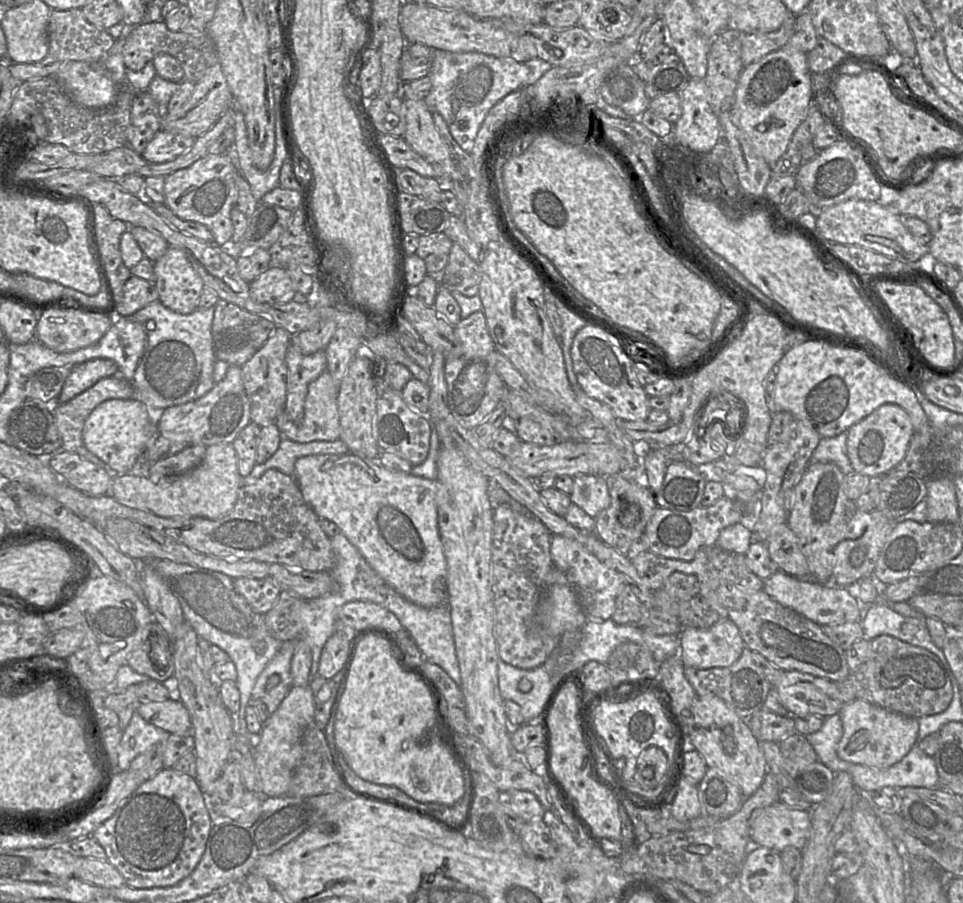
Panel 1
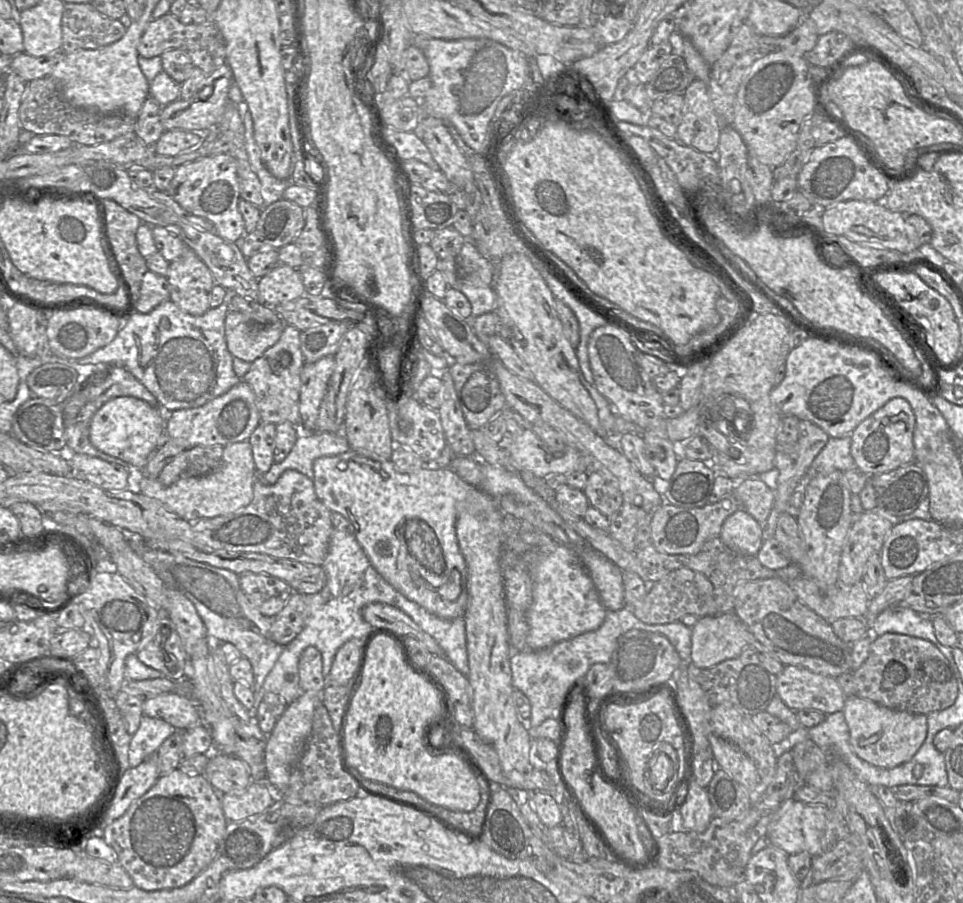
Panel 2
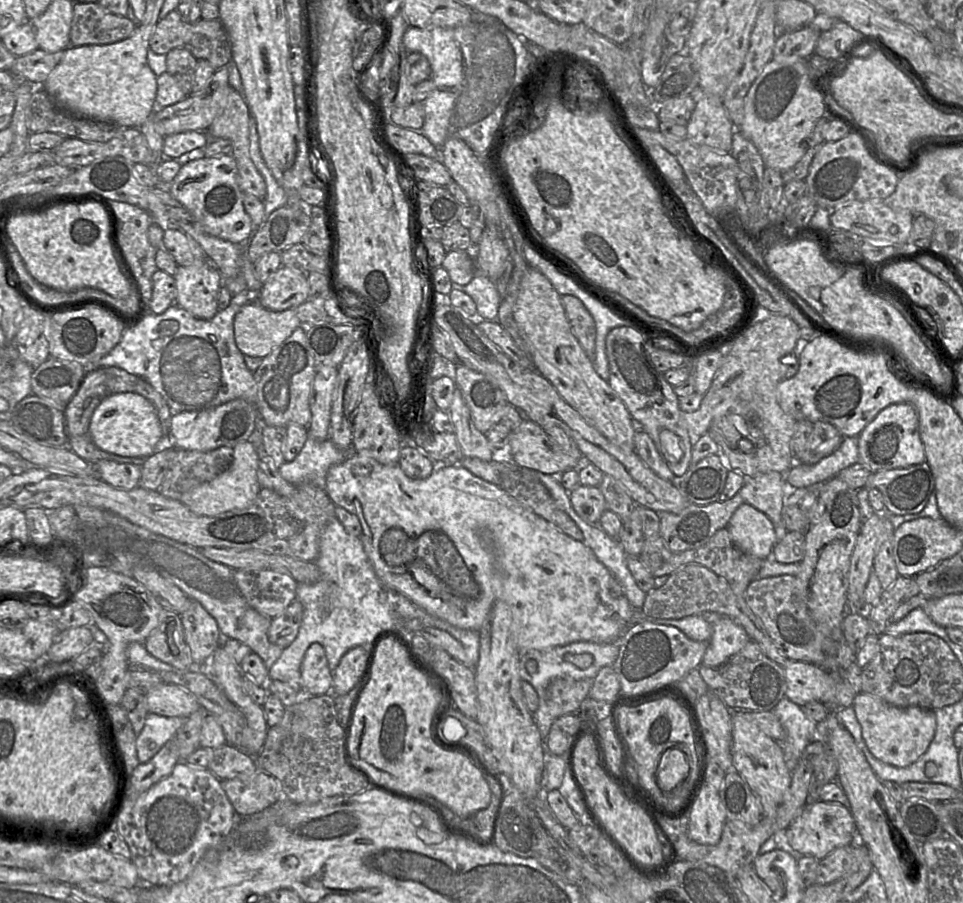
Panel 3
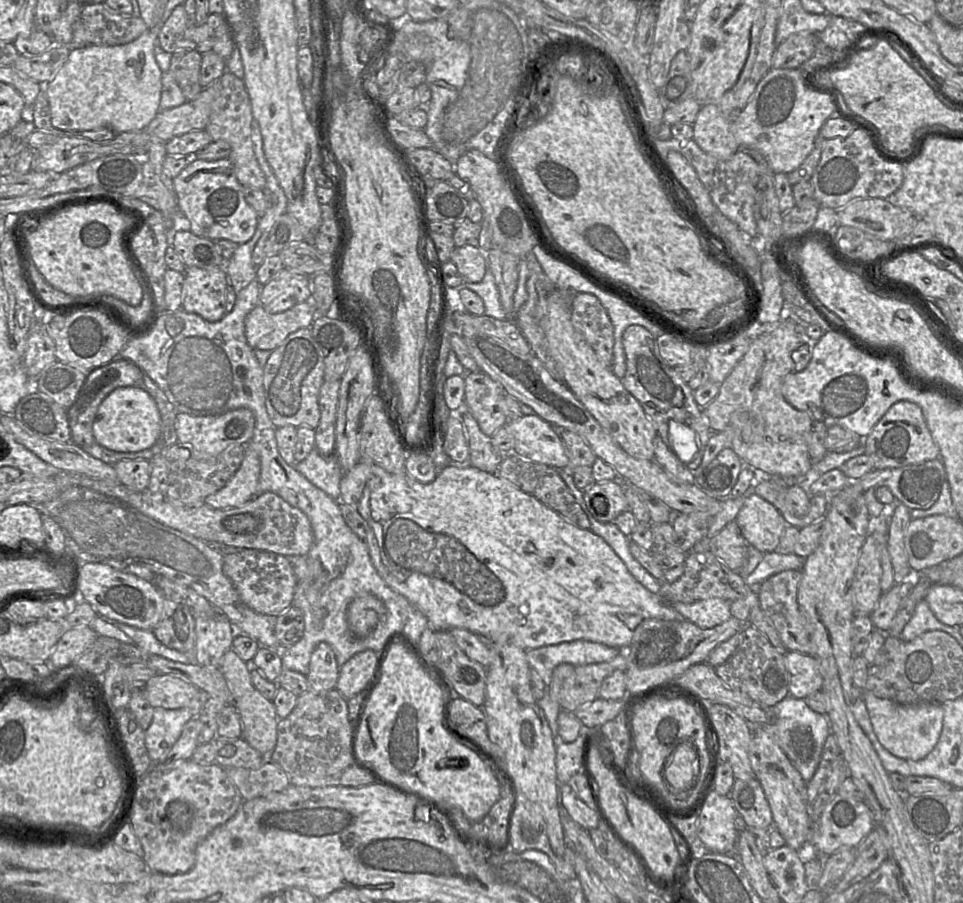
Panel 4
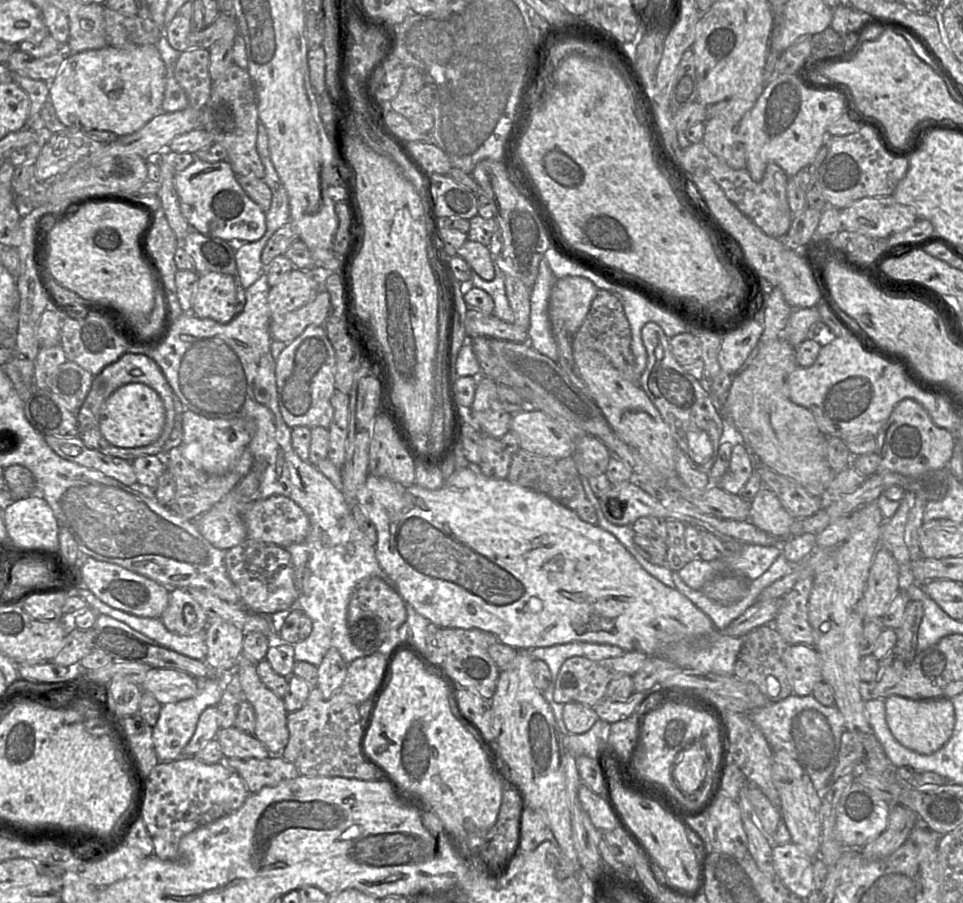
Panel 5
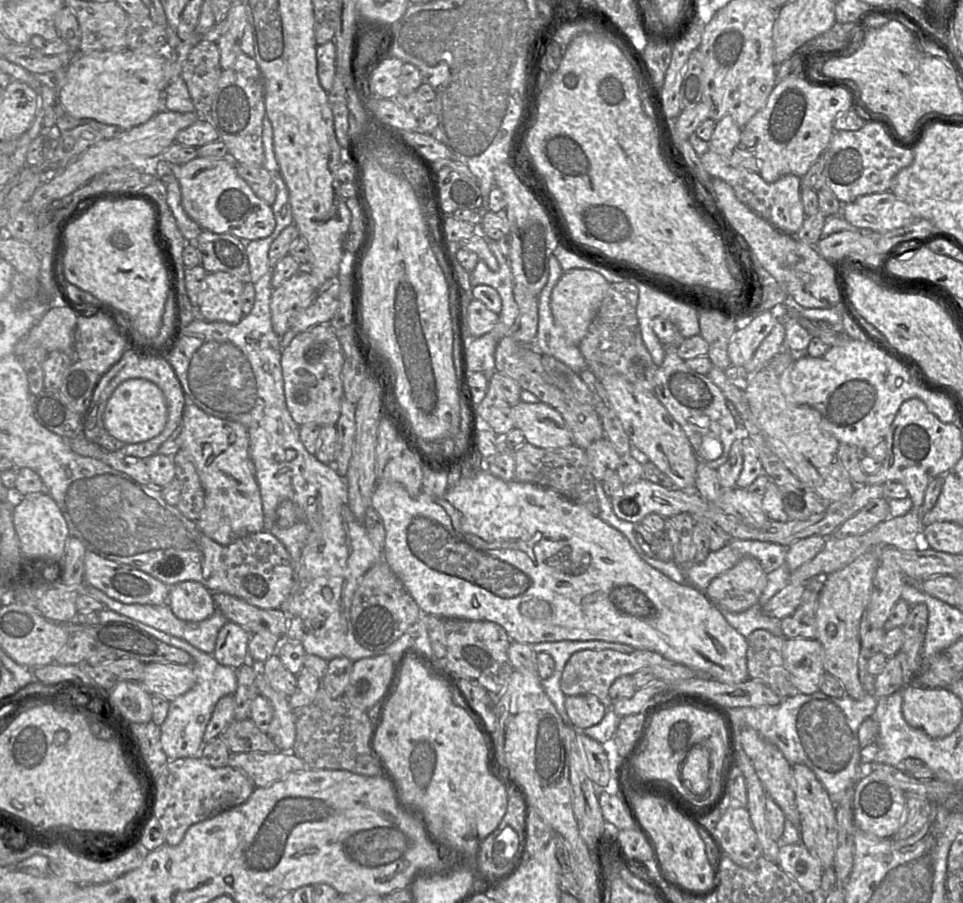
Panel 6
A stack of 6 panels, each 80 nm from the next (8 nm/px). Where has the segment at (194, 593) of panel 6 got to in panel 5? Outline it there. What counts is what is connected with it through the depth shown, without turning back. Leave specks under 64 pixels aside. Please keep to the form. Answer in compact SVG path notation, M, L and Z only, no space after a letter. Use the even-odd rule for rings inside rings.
M176 588L169 592L169 603L161 620L167 630L183 636L203 631L208 625L207 614L188 588Z

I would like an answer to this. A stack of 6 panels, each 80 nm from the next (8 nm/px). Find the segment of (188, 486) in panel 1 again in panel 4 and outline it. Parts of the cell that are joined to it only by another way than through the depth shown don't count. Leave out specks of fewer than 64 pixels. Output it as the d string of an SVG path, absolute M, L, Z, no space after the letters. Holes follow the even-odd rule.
M240 444L240 445L245 445L245 454L244 454L244 458L241 463L241 466L221 490L208 496L205 499L205 505L211 508L214 508L214 509L226 509L226 508L231 508L231 507L238 507L253 500L255 497L259 495L258 494L258 481L259 481L260 469L261 469L259 455L250 444Z

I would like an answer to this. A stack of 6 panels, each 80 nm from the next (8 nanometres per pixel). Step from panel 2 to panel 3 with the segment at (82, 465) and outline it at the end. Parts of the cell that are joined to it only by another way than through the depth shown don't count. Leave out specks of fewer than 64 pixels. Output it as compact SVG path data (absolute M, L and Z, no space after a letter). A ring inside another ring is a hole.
M101 460L93 463L98 477L115 488L134 489L139 487L141 466Z

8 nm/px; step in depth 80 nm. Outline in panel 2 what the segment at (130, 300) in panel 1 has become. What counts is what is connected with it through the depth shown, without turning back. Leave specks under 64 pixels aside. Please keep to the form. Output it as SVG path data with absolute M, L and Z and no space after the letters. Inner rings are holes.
M147 271L141 281L139 298L132 313L149 313L169 300L168 281L163 275Z

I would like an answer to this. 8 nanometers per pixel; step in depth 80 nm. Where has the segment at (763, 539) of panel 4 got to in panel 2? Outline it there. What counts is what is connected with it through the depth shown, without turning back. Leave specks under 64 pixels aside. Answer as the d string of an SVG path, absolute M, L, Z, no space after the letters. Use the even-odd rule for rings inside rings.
M739 509L725 520L719 537L734 552L756 557L764 541L763 525Z

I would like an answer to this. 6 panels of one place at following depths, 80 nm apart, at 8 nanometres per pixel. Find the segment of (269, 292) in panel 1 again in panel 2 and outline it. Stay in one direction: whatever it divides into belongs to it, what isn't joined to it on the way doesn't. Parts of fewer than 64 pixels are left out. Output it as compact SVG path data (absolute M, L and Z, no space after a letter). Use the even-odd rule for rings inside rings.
M279 264L258 280L259 300L269 306L290 302L301 298L305 288L299 271Z

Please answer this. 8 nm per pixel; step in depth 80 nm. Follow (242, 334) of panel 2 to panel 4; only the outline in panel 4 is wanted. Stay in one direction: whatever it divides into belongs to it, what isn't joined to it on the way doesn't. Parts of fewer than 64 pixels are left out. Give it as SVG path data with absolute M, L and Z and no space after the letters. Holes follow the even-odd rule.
M312 295L303 303L281 313L269 313L256 306L245 319L245 336L255 350L276 349L286 338L316 319L316 302Z

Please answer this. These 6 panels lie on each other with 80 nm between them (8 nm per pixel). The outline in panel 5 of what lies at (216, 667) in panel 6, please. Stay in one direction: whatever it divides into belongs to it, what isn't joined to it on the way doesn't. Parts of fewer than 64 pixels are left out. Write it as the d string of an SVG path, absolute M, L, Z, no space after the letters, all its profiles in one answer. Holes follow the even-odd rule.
M221 672L209 678L197 679L197 692L189 699L162 705L160 715L152 731L154 749L159 762L169 762L182 757L182 751L192 738L200 715L210 706L218 704L232 678L232 672Z

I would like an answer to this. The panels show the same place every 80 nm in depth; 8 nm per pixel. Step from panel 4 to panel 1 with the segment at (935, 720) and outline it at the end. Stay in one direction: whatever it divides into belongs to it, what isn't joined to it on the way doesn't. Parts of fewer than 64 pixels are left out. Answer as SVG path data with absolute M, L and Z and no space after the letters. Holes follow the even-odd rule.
M856 698L839 711L843 735L837 746L838 757L846 762L887 768L901 761L918 743L917 718L904 716Z

